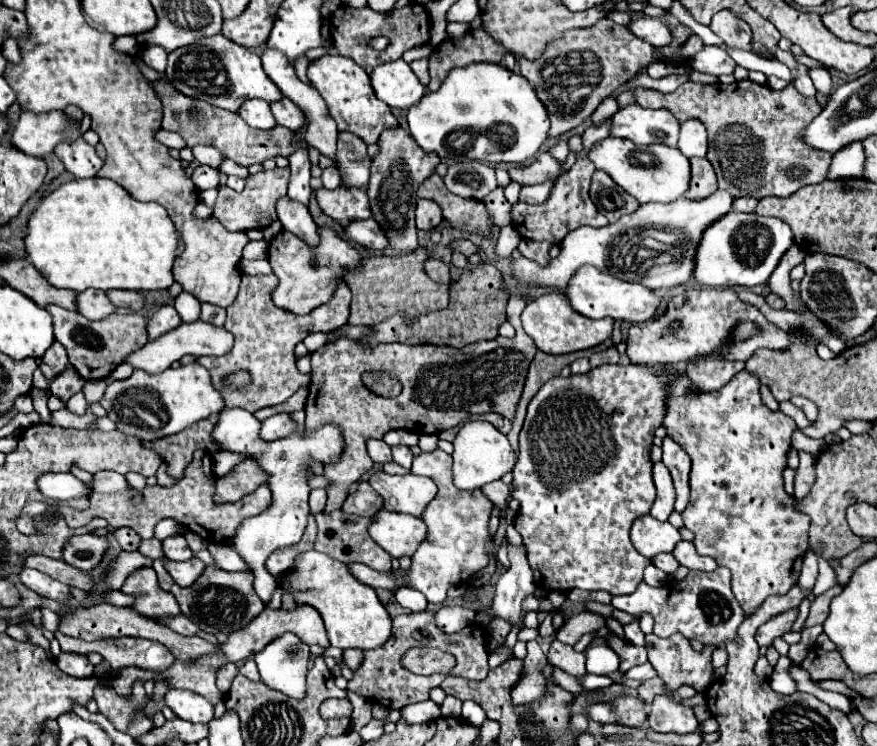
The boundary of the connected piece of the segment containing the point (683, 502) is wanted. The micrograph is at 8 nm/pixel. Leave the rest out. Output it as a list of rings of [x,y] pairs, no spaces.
[[[664,438],[662,450],[664,450],[662,462],[670,470],[674,486],[676,486],[676,512],[682,512],[682,510],[686,510],[686,506],[690,502],[690,486],[688,486],[690,458],[670,438]]]

